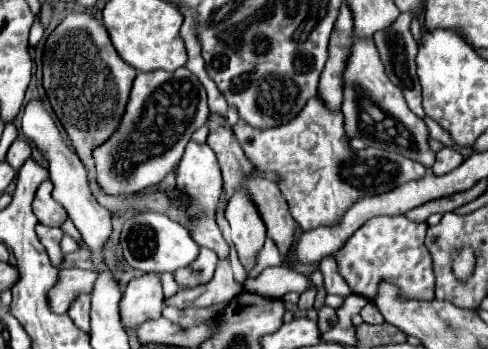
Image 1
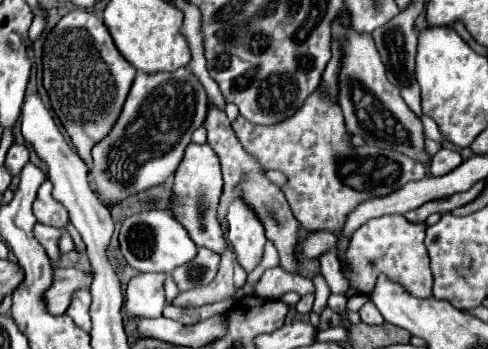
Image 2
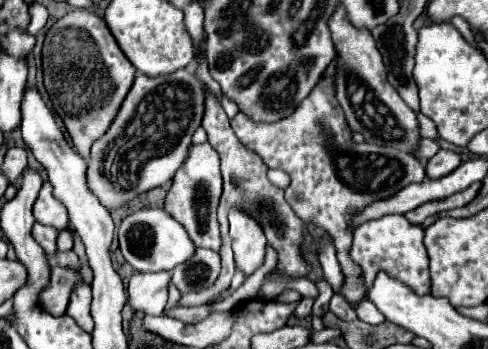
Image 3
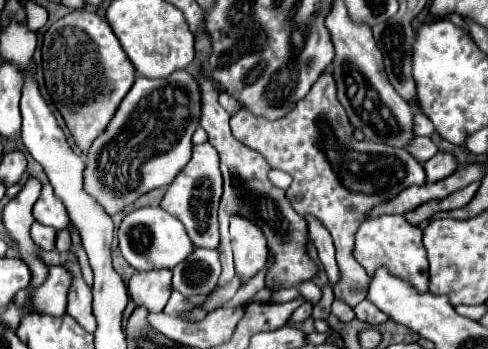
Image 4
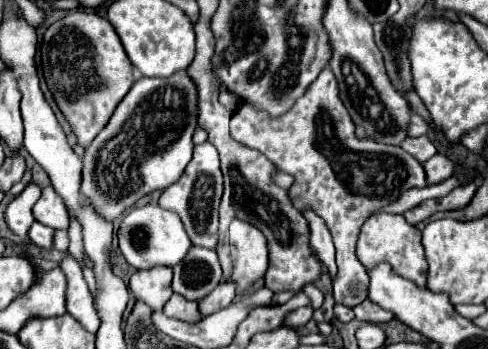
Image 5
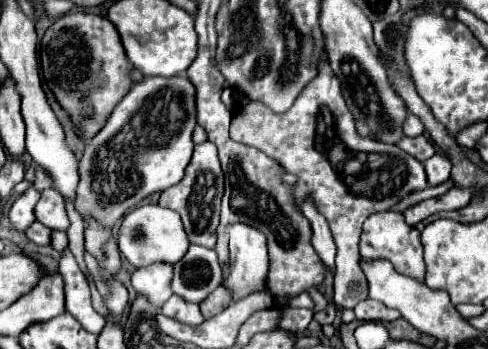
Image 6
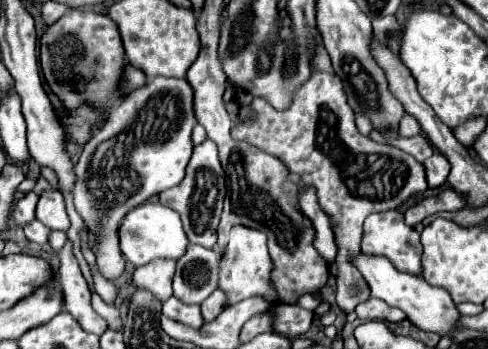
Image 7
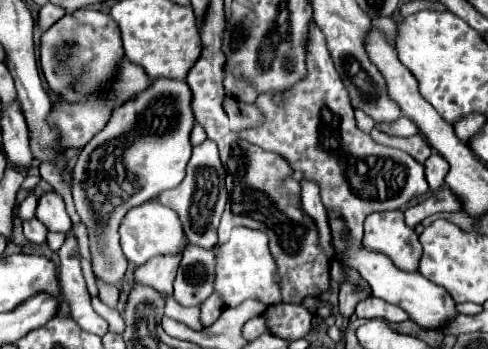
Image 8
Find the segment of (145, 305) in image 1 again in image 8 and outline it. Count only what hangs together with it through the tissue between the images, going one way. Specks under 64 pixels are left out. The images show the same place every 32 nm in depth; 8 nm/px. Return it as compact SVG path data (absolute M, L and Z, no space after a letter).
M154 256L148 264L136 268L136 282L152 286L160 294L172 294L172 284L176 278L176 268L180 266L180 256Z

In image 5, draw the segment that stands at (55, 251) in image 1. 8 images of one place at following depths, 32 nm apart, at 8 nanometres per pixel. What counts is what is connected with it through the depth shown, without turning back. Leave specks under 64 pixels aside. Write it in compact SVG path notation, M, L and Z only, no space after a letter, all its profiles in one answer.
M34 222L28 230L28 238L40 248L52 248L52 236L54 236L54 230L40 222Z

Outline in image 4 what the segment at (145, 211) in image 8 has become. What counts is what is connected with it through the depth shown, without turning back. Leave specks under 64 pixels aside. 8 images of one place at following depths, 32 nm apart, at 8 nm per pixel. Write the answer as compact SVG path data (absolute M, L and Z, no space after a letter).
M146 206L126 214L118 228L118 240L120 240L122 256L136 270L174 268L176 264L184 262L194 250L194 244L190 242L180 220L176 220L176 216L168 214L160 206Z

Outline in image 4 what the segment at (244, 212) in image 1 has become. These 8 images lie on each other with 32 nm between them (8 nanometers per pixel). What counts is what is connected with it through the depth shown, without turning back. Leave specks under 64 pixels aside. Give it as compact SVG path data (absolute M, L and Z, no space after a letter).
M232 216L230 220L230 238L236 276L242 280L242 284L246 284L266 266L268 260L266 238L262 230L256 228L256 224L240 216Z

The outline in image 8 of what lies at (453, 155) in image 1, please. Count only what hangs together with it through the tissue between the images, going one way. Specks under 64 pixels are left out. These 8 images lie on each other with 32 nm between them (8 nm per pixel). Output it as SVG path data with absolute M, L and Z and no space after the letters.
M432 154L426 162L424 162L424 168L426 168L426 180L430 184L430 190L438 190L440 186L444 186L444 178L450 170L448 162L440 156L440 154Z

